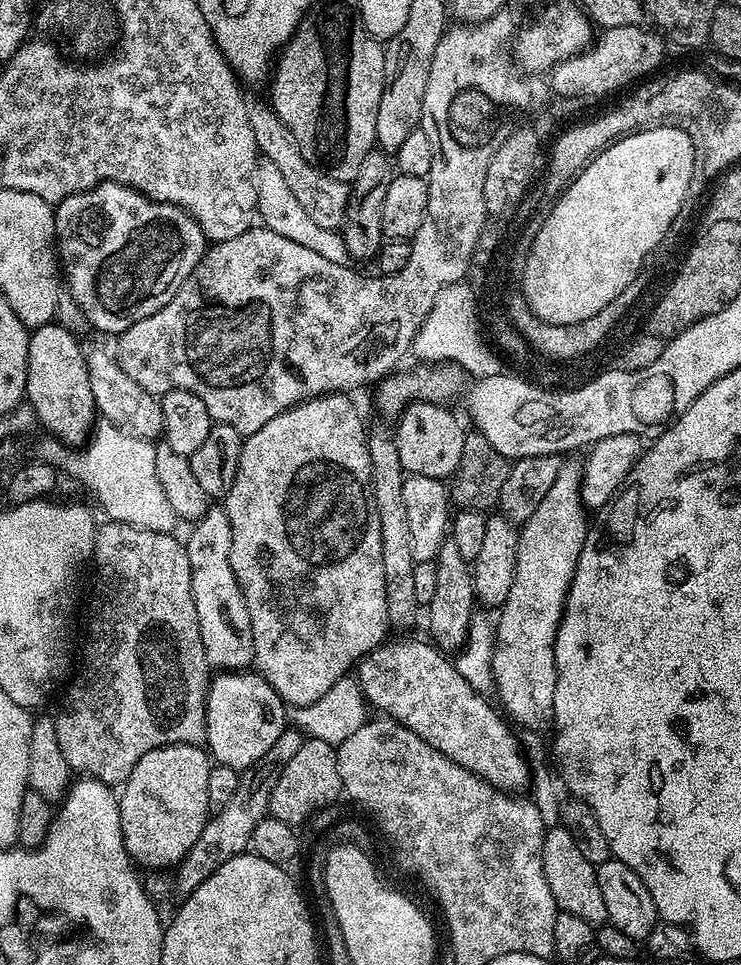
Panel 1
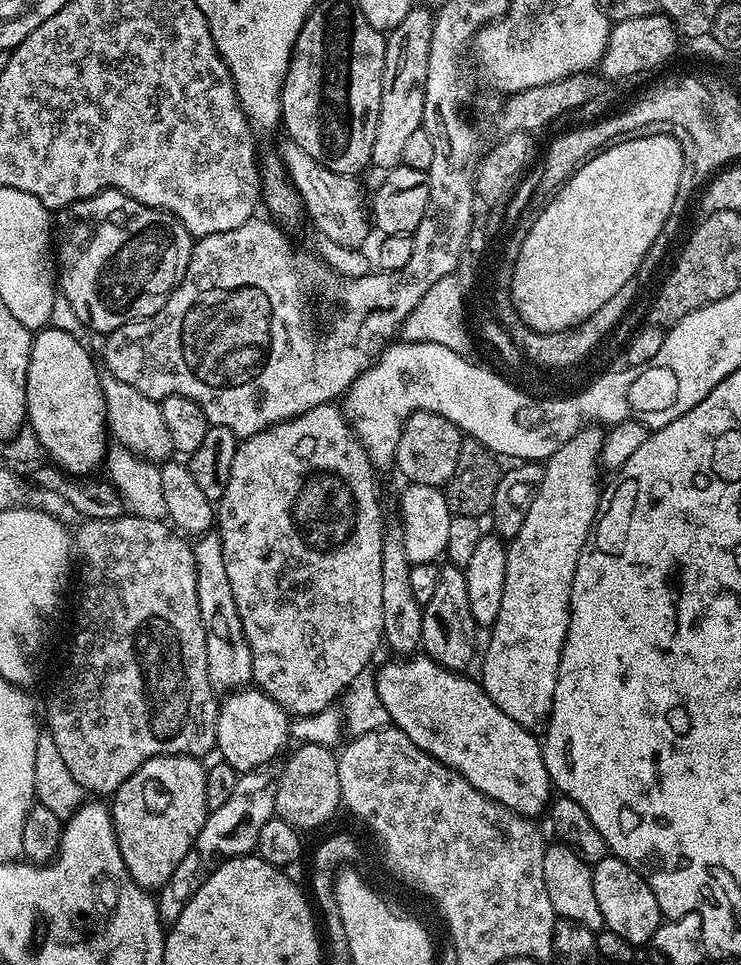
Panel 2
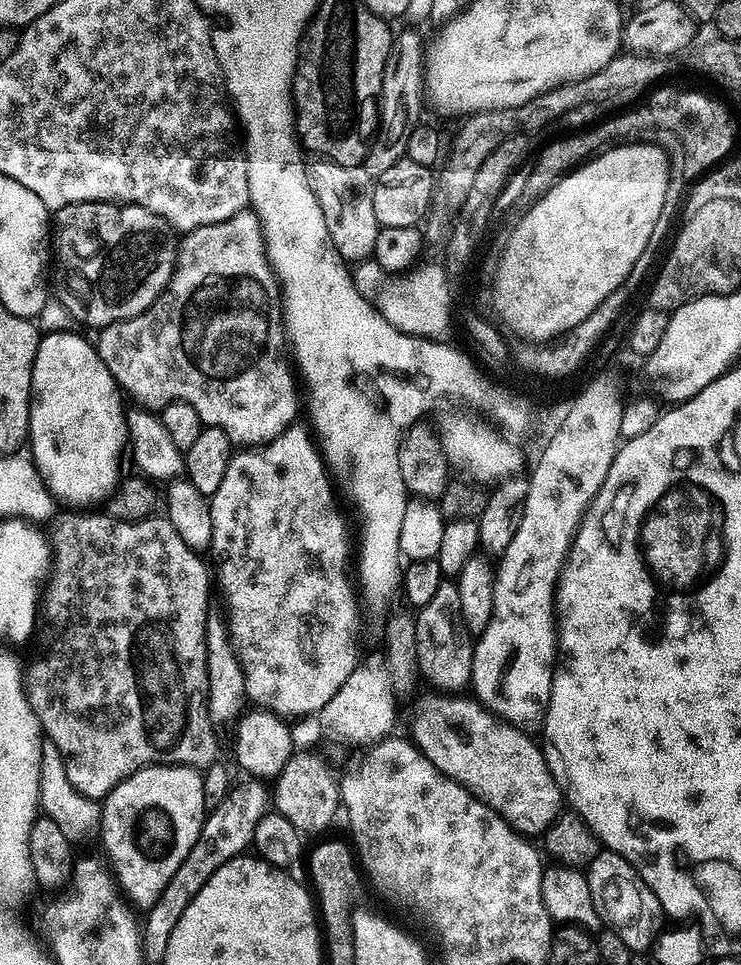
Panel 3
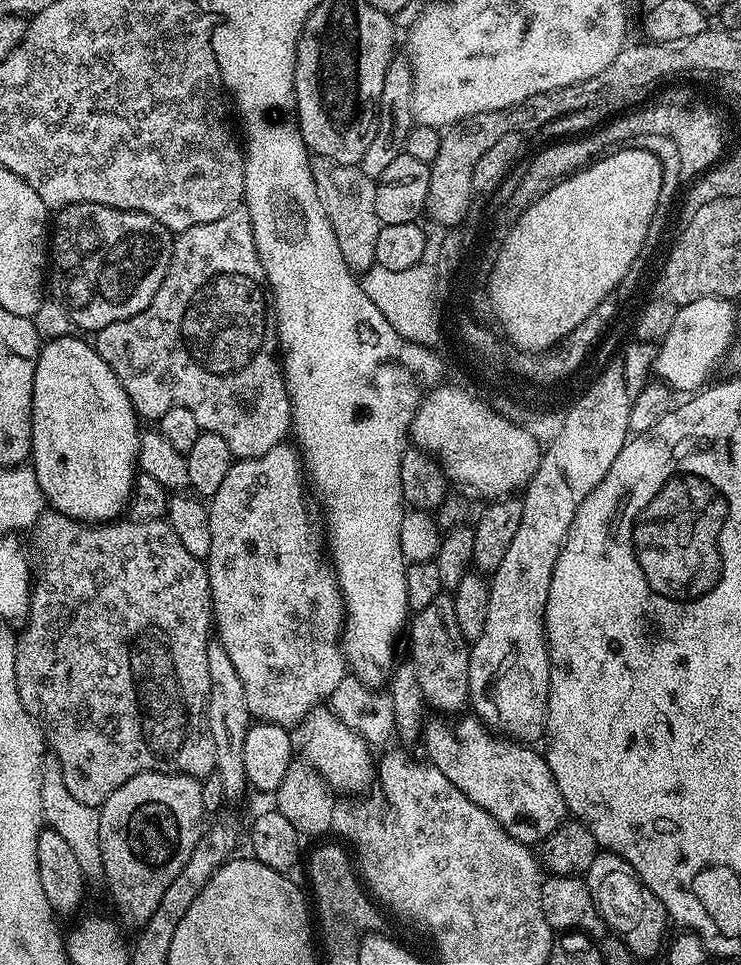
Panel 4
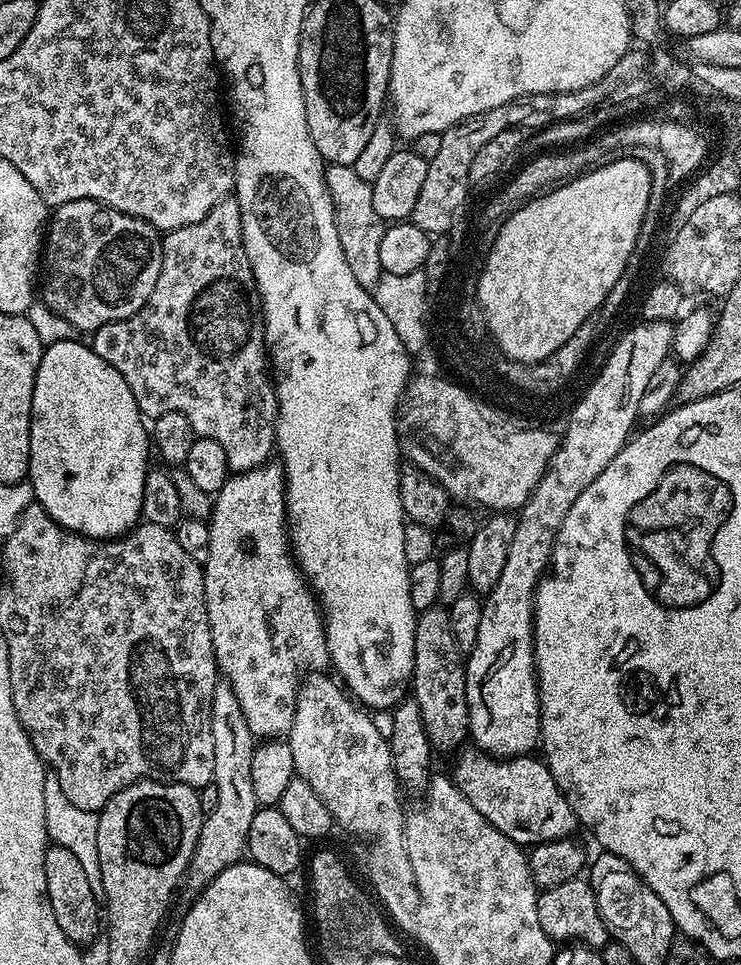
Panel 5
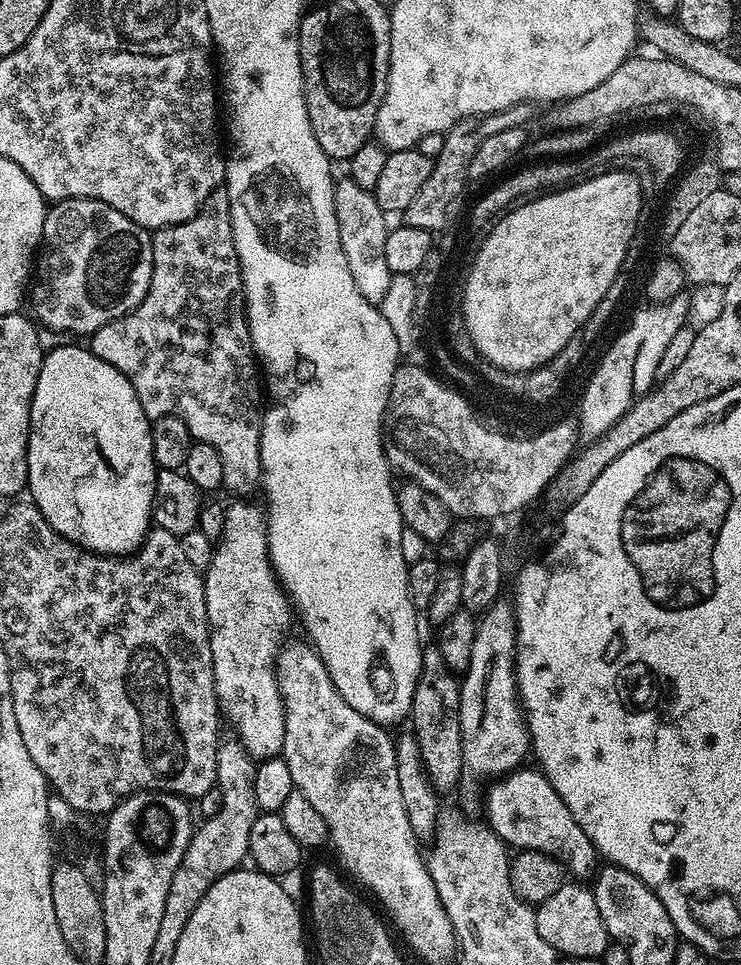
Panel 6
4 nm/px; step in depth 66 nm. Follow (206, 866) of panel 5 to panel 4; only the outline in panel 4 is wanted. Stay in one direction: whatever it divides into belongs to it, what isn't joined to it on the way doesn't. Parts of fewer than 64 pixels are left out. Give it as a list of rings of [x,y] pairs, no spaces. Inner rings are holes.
[[[218,642],[209,643],[208,653],[206,654],[206,663],[210,669],[210,694],[208,695],[208,725],[210,726],[210,734],[214,738],[214,754],[216,755],[216,773],[222,778],[222,787],[226,790],[226,801],[234,802],[240,800],[244,796],[244,791],[249,791],[250,785],[246,778],[246,766],[242,764],[242,742],[246,738],[246,730],[249,724],[253,723],[254,718],[248,712],[246,706],[246,690],[242,690],[242,678],[238,678],[238,670],[234,670],[234,662],[230,662],[230,654],[226,654],[226,650]]]

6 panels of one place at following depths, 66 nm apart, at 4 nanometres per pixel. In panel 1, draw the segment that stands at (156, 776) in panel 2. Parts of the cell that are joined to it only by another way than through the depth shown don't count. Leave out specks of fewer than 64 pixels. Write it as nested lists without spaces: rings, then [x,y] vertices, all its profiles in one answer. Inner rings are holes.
[[[198,744],[162,746],[138,758],[138,766],[134,766],[130,778],[122,785],[124,793],[121,791],[118,796],[122,838],[129,856],[137,865],[145,864],[148,868],[170,867],[171,869],[179,865],[185,854],[194,846],[194,842],[198,842],[198,834],[202,834],[210,819],[206,786],[211,769],[209,753]]]

